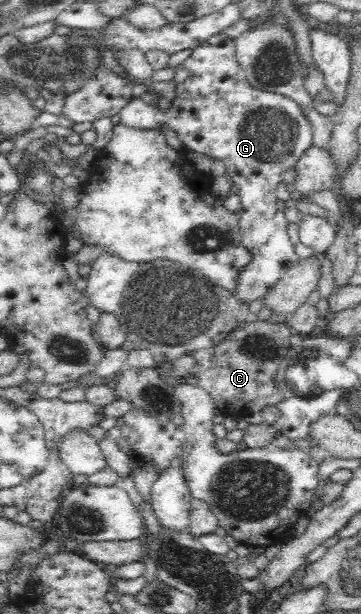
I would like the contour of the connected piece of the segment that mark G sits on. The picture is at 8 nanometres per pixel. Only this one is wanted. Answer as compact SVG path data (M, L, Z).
M225 33L209 37L202 45L193 49L192 54L174 68L176 96L168 110L155 109L141 99L132 98L118 113L120 123L130 128L157 130L170 127L184 143L184 151L197 151L201 155L221 159L225 164L225 174L231 177L238 187L241 209L236 211L239 216L240 242L252 254L252 261L244 267L244 271L236 279L233 295L248 306L257 299L263 299L274 289L279 280L286 275L299 261L295 253L295 245L291 243L285 219L285 201L276 196L277 185L282 182L282 175L312 145L312 127L301 106L293 99L271 93L267 90L255 89L247 81L246 73L236 60L235 41Z

